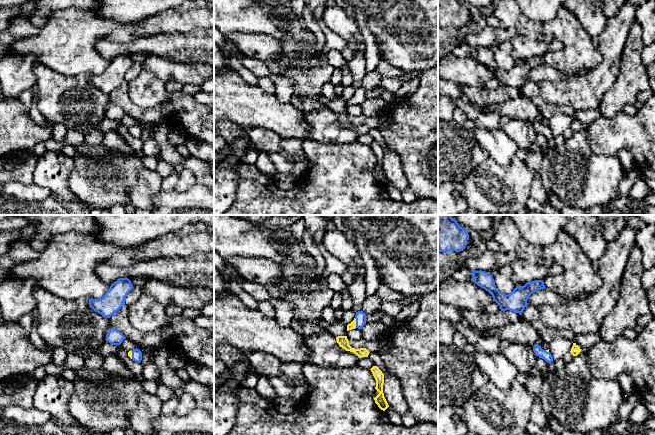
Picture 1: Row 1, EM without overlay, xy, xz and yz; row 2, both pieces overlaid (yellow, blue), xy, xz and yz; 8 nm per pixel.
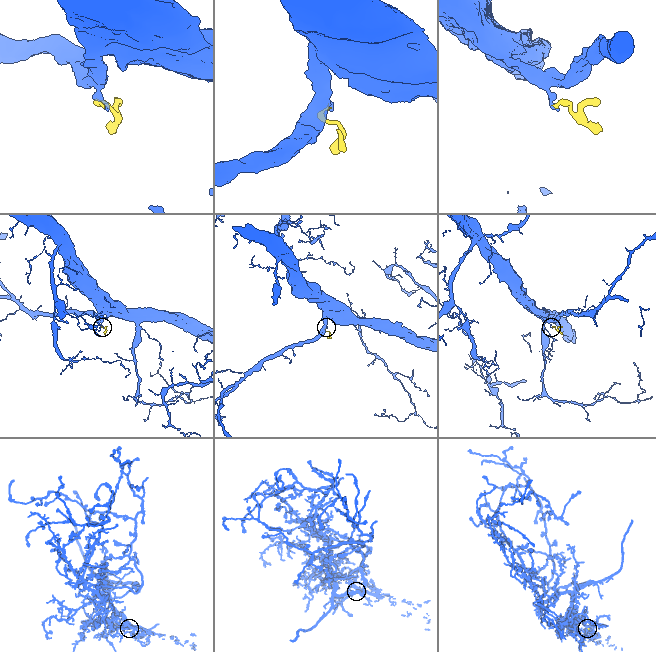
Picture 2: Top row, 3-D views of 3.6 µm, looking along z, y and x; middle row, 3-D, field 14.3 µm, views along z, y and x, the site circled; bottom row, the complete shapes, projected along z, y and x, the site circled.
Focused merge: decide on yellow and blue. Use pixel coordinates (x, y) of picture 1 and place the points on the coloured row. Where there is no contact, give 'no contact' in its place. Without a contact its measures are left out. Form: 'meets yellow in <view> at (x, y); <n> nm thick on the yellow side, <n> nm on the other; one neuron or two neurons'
meets yellow in xz at (355, 323); 60 nm thick on the yellow side, 90 nm on the other; one neuron

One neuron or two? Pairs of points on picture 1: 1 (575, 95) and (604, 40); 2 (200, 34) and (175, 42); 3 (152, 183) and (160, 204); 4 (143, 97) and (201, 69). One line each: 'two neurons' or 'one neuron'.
1: one neuron
2: one neuron
3: two neurons
4: two neurons

